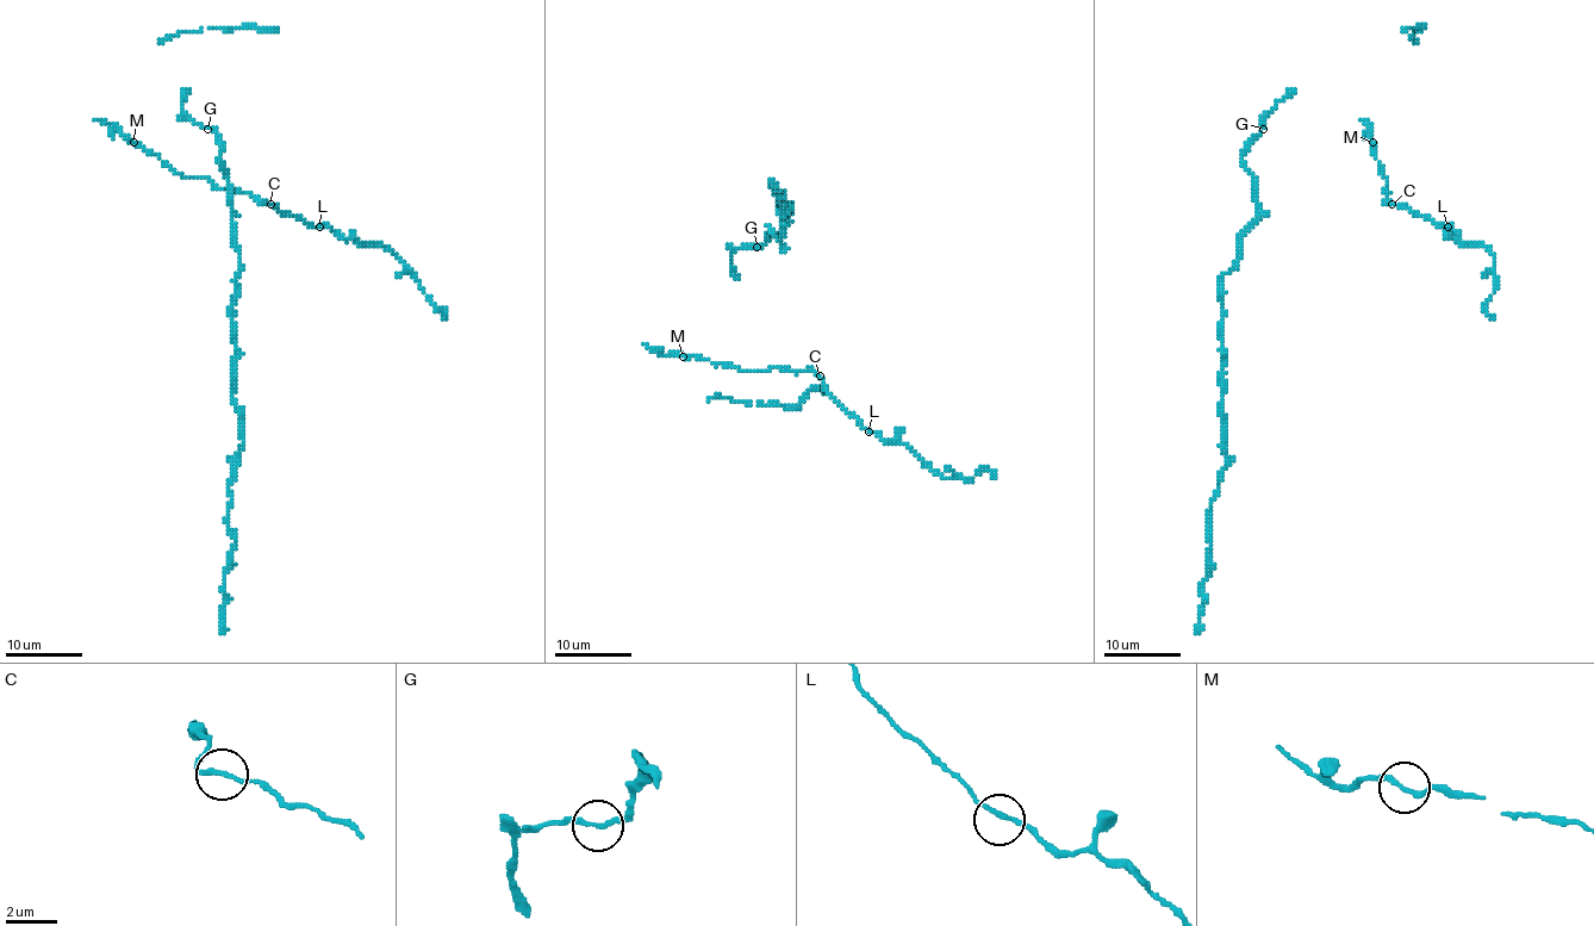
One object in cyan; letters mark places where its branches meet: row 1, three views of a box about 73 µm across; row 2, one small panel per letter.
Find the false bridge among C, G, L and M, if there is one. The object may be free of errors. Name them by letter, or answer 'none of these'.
none of these

